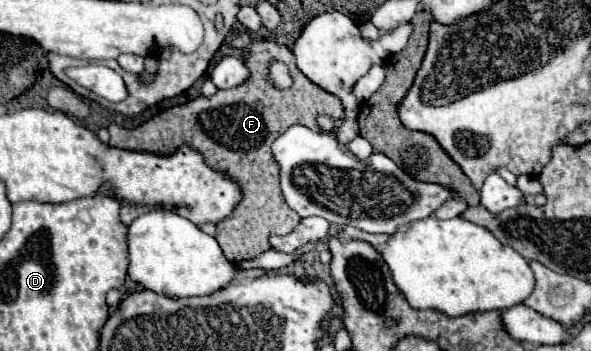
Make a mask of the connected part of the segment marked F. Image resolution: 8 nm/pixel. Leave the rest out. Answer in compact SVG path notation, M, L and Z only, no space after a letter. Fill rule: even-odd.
M234 32L230 42L232 48L246 50L246 62L258 62L258 68L252 68L250 78L230 90L218 90L214 96L198 96L182 106L168 108L134 130L110 124L110 146L136 152L152 154L174 154L182 144L188 144L192 150L200 152L204 164L216 172L228 174L242 190L242 200L236 204L230 218L216 224L216 240L224 256L234 262L242 258L254 258L264 250L270 250L270 236L286 236L298 224L300 216L286 204L282 190L278 188L278 164L272 158L272 142L292 124L302 124L310 130L318 130L316 116L330 114L338 122L344 116L344 108L338 96L326 92L324 88L310 82L294 64L294 54L290 48L280 46L272 40L252 40L246 32ZM270 60L284 60L294 76L294 86L286 92L278 92L266 84L266 64Z

